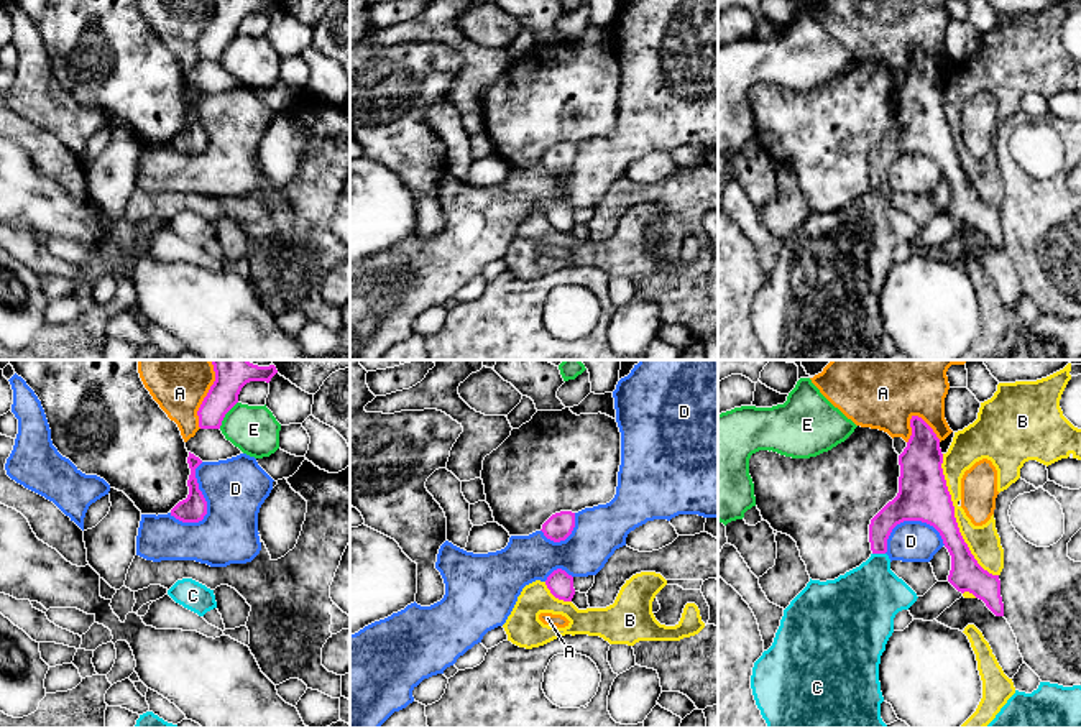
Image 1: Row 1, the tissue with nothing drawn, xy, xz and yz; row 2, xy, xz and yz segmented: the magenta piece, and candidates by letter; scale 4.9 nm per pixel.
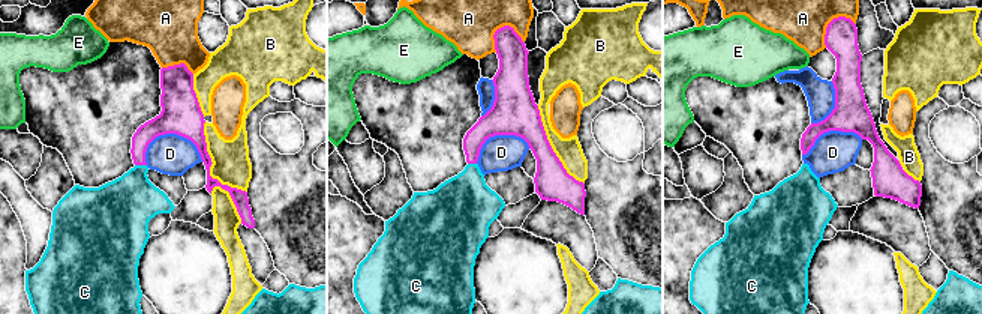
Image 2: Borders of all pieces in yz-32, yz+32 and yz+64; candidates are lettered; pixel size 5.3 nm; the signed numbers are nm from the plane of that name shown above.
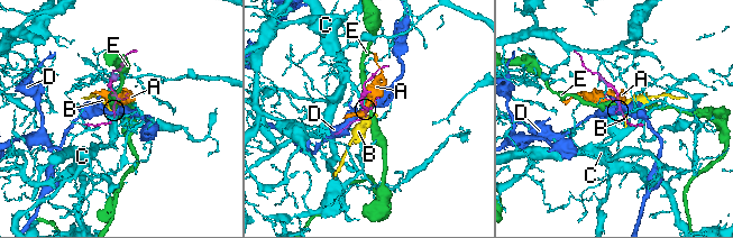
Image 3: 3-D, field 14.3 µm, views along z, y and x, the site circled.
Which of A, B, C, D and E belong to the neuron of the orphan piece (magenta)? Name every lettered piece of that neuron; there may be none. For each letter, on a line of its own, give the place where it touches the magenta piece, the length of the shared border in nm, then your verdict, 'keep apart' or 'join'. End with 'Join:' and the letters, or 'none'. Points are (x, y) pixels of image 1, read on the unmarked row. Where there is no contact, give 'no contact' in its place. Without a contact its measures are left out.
A: xy (204, 30) | 300 nm | keep apart
B: yz (955, 150) | 650 nm | keep apart
C: yz (879, 184) | 60 nm | join
D: xy (204, 132) | 320 nm | keep apart
E: xy (225, 45) | 160 nm | keep apart
Join: C

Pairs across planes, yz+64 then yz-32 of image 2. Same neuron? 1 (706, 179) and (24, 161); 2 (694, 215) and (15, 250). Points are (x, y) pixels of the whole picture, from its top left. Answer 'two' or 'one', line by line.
1: one
2: one

